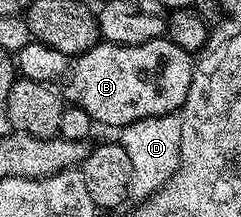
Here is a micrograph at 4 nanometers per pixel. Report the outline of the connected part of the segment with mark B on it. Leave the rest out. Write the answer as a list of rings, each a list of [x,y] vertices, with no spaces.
[[[165,36],[135,46],[118,46],[115,42],[102,40],[88,52],[73,56],[49,50],[44,44],[32,40],[17,54],[16,70],[23,78],[55,87],[69,105],[84,108],[95,123],[102,125],[103,122],[115,128],[127,126],[141,118],[155,118],[181,111],[194,75],[191,55]]]

